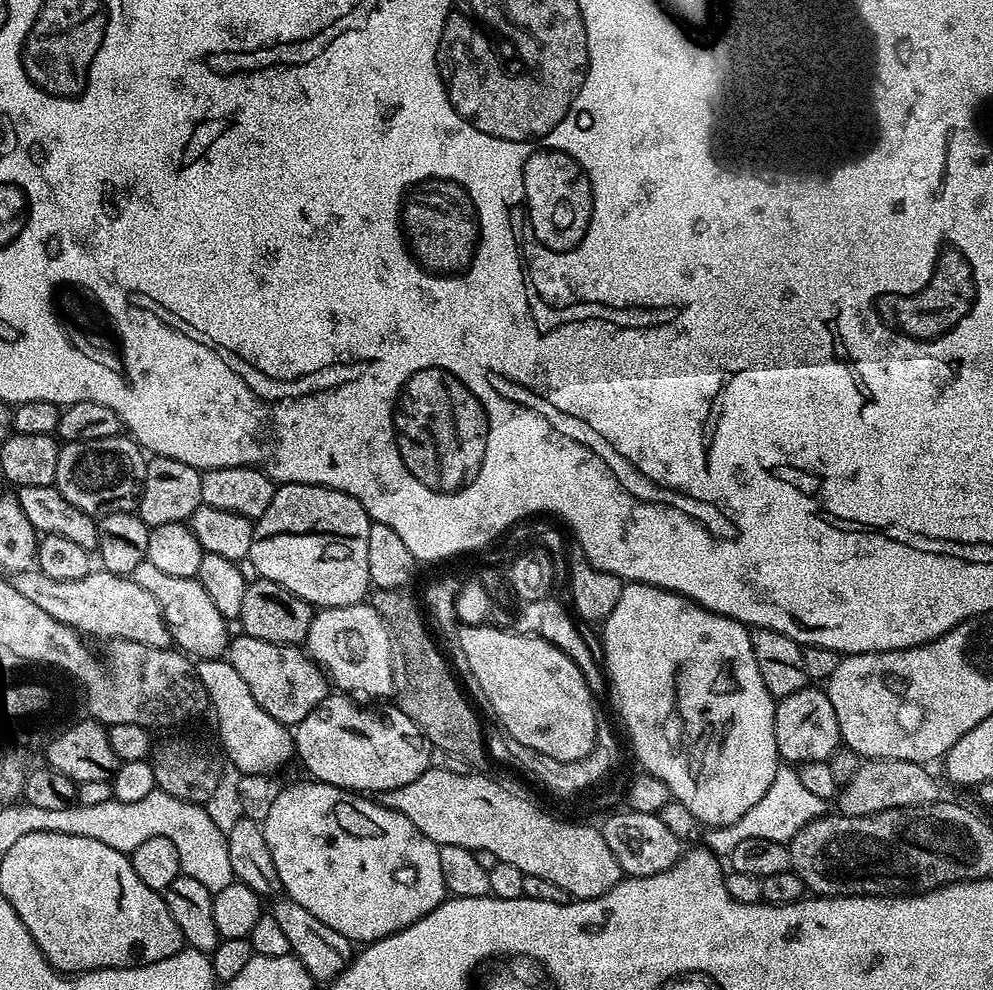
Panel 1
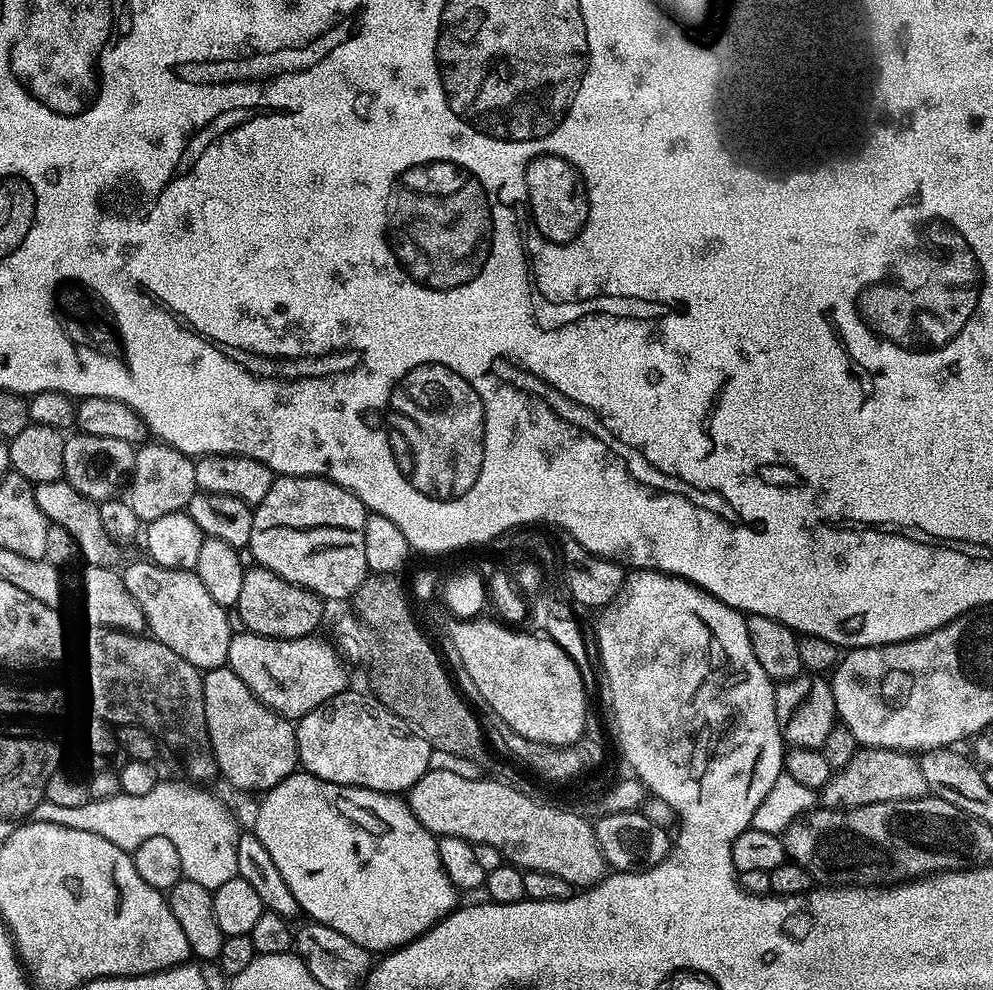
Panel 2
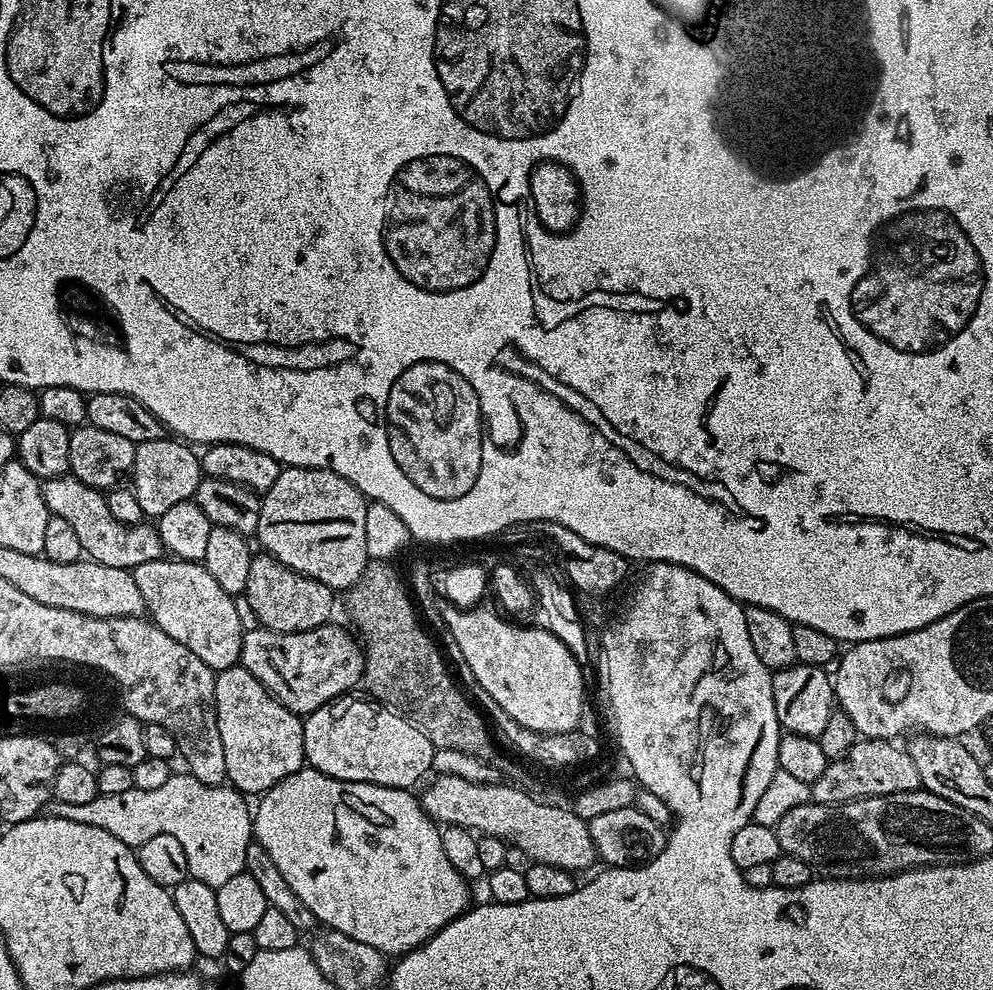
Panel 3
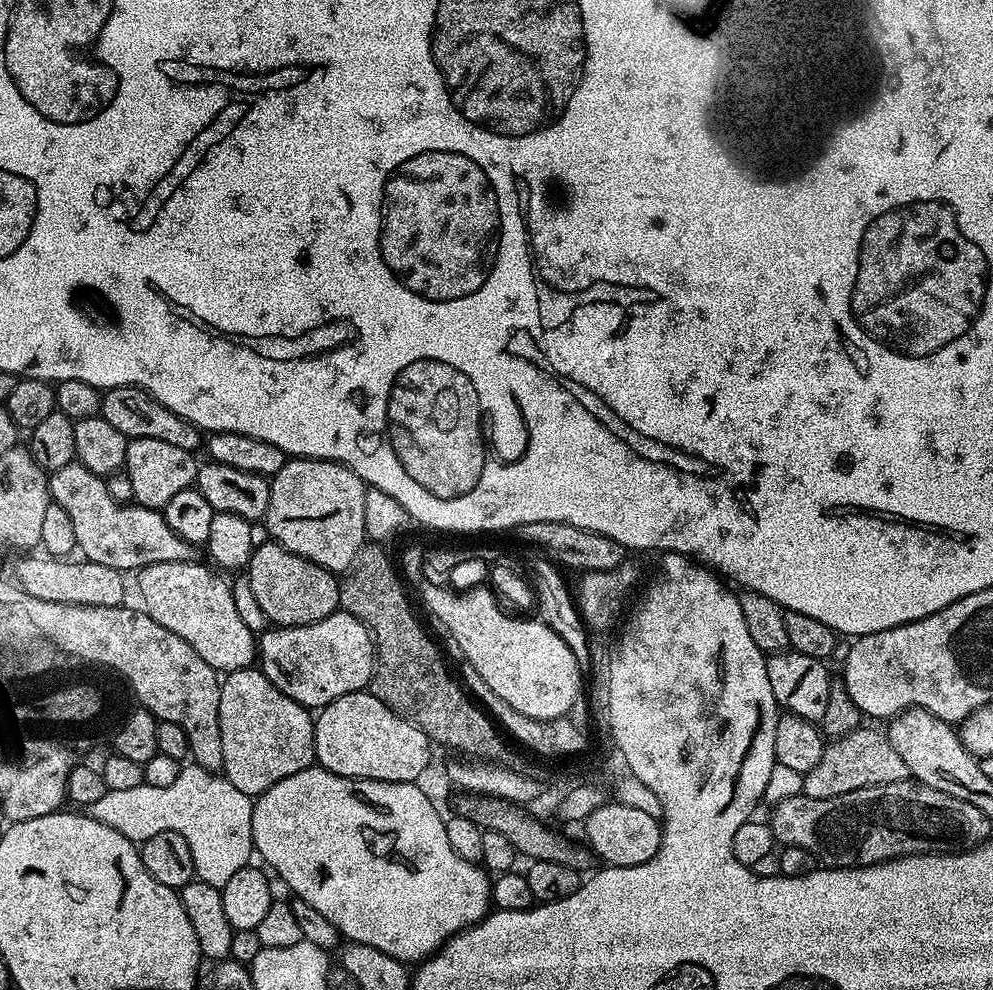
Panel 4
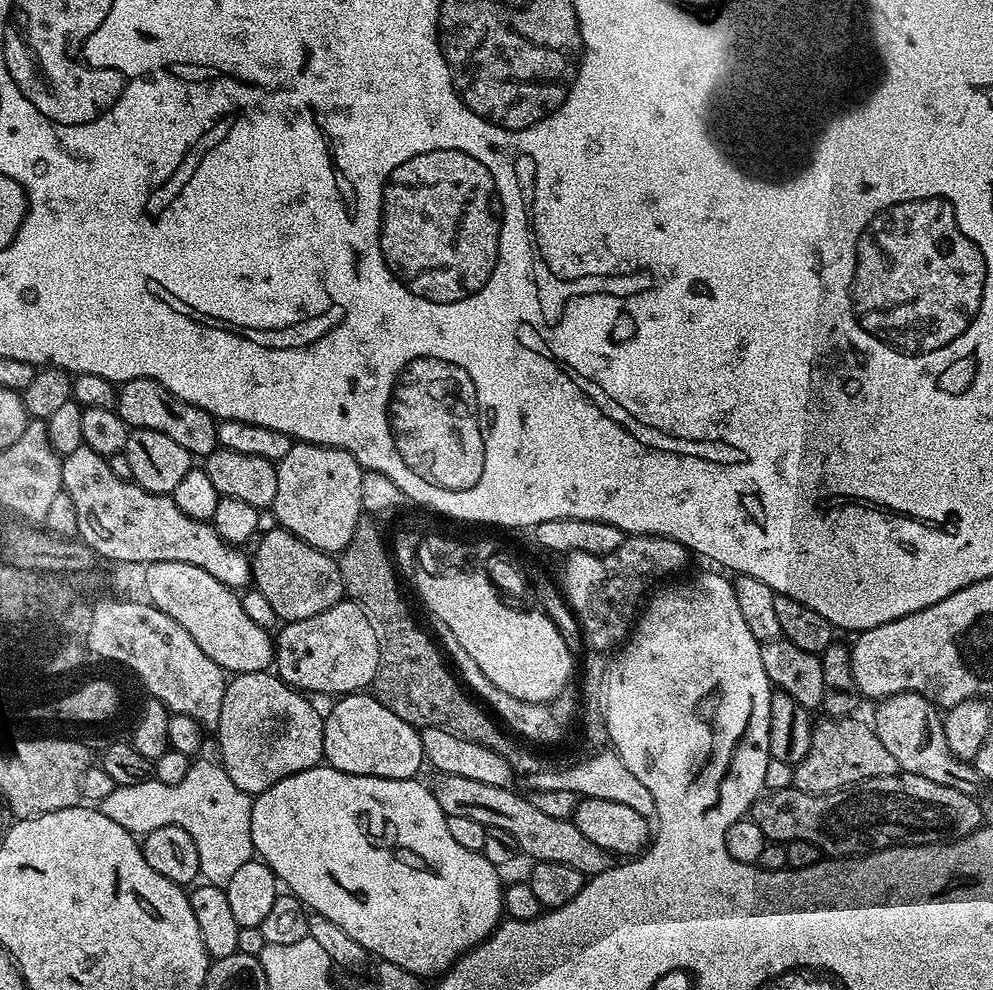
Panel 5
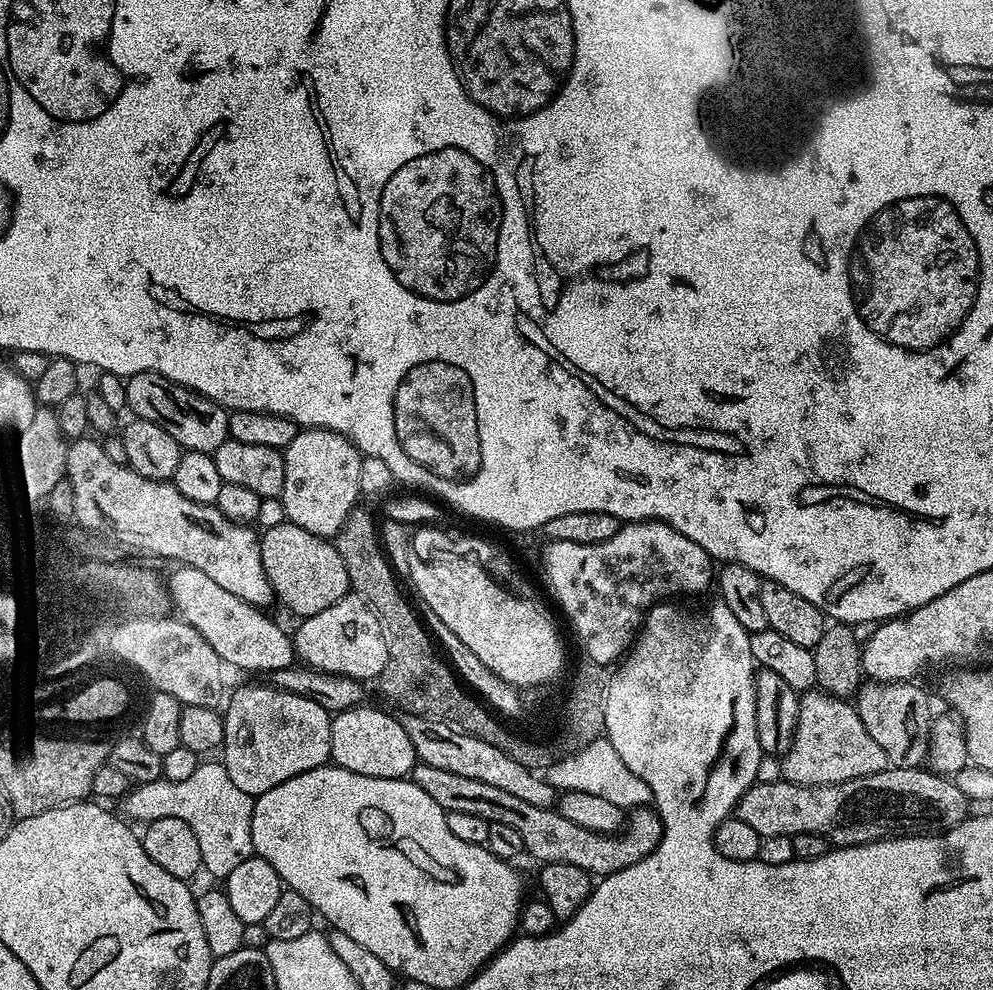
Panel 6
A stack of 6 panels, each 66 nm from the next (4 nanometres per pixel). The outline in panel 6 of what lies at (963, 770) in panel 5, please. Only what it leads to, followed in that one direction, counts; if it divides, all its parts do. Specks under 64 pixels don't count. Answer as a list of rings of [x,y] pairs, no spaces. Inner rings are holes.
[[[867,681],[858,689],[854,707],[867,733],[886,752],[893,767],[915,768],[927,759],[927,738],[932,713],[930,714],[930,702],[917,683]]]

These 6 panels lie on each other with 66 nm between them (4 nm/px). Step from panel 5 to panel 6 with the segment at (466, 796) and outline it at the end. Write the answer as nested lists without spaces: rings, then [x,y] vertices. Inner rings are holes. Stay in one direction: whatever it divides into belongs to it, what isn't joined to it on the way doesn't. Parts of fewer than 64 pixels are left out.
[[[417,763],[412,767],[410,778],[419,788],[426,790],[438,806],[442,806],[445,812],[463,810],[465,814],[478,814],[478,818],[486,818],[490,822],[506,822],[506,826],[514,826],[518,834],[522,837],[525,853],[534,859],[540,860],[541,865],[553,864],[554,862],[570,862],[570,866],[582,866],[589,876],[593,878],[603,878],[614,874],[618,870],[626,870],[626,866],[634,866],[646,858],[658,846],[658,842],[664,837],[664,821],[660,818],[660,813],[651,807],[631,809],[623,829],[615,834],[605,834],[594,830],[582,830],[582,826],[574,826],[570,818],[562,818],[558,810],[543,808],[542,806],[530,806],[522,798],[514,794],[509,794],[506,790],[498,790],[498,786],[486,786],[486,782],[478,782],[474,778],[462,778],[462,774],[450,774],[450,770],[437,770],[435,766],[426,766]]]

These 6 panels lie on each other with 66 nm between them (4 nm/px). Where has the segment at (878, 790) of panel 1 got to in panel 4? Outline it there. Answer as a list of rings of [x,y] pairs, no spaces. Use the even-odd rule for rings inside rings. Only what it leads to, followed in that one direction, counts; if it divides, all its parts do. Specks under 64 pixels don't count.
[[[859,726],[840,739],[825,743],[818,766],[804,773],[803,795],[810,798],[834,798],[838,794],[850,794],[850,790],[862,790],[866,786],[886,786],[886,782],[902,782],[909,779],[909,772],[902,757],[894,752],[883,731]]]

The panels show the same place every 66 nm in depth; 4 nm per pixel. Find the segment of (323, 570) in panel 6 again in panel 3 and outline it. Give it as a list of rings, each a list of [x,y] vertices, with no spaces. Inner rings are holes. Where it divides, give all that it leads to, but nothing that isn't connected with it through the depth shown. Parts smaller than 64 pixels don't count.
[[[267,554],[253,555],[249,562],[249,577],[242,593],[248,599],[248,608],[256,615],[255,623],[275,632],[301,632],[314,630],[329,623],[332,616],[333,589],[327,588],[308,576],[299,576],[283,568],[277,560]]]

